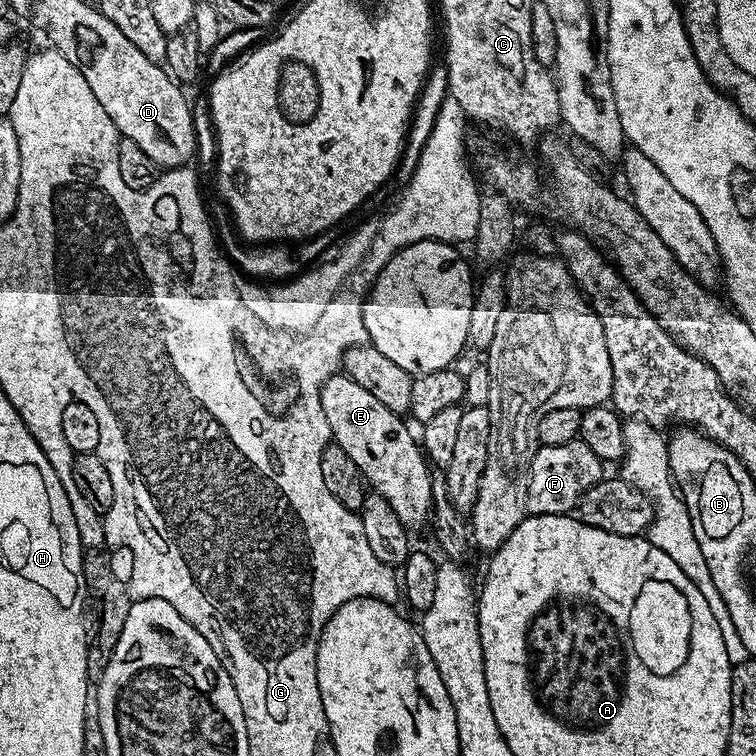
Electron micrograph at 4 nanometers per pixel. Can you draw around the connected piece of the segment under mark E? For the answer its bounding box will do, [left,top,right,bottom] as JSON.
[320,372,432,529]

